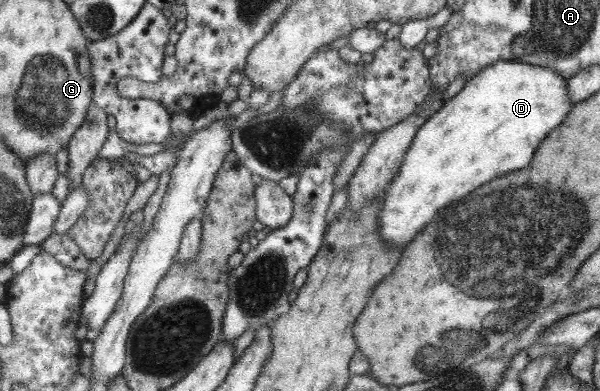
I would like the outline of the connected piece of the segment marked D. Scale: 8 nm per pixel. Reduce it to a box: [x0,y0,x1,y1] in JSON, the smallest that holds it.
[378,60,573,246]

